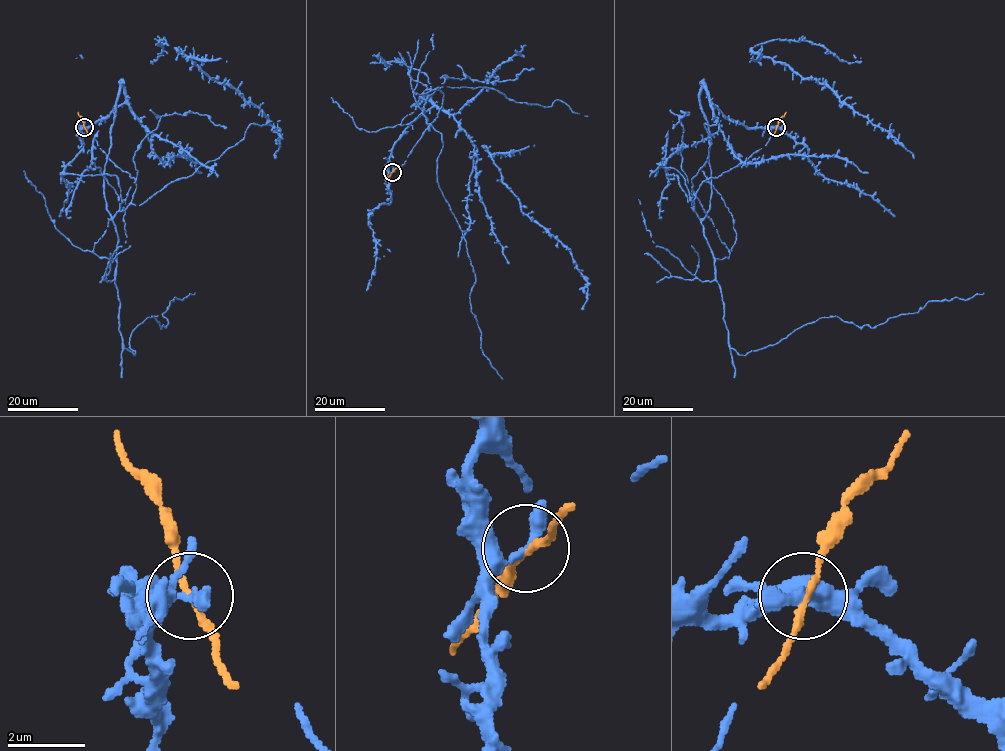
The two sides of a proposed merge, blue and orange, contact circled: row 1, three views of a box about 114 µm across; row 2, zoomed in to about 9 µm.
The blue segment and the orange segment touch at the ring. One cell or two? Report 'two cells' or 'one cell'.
one cell

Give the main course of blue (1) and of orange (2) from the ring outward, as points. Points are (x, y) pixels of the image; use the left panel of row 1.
1: (84, 127), (122, 87), (104, 197), (122, 346), (134, 355), (138, 325), (165, 327), (171, 301), (195, 293)
2: (84, 127), (78, 112)

